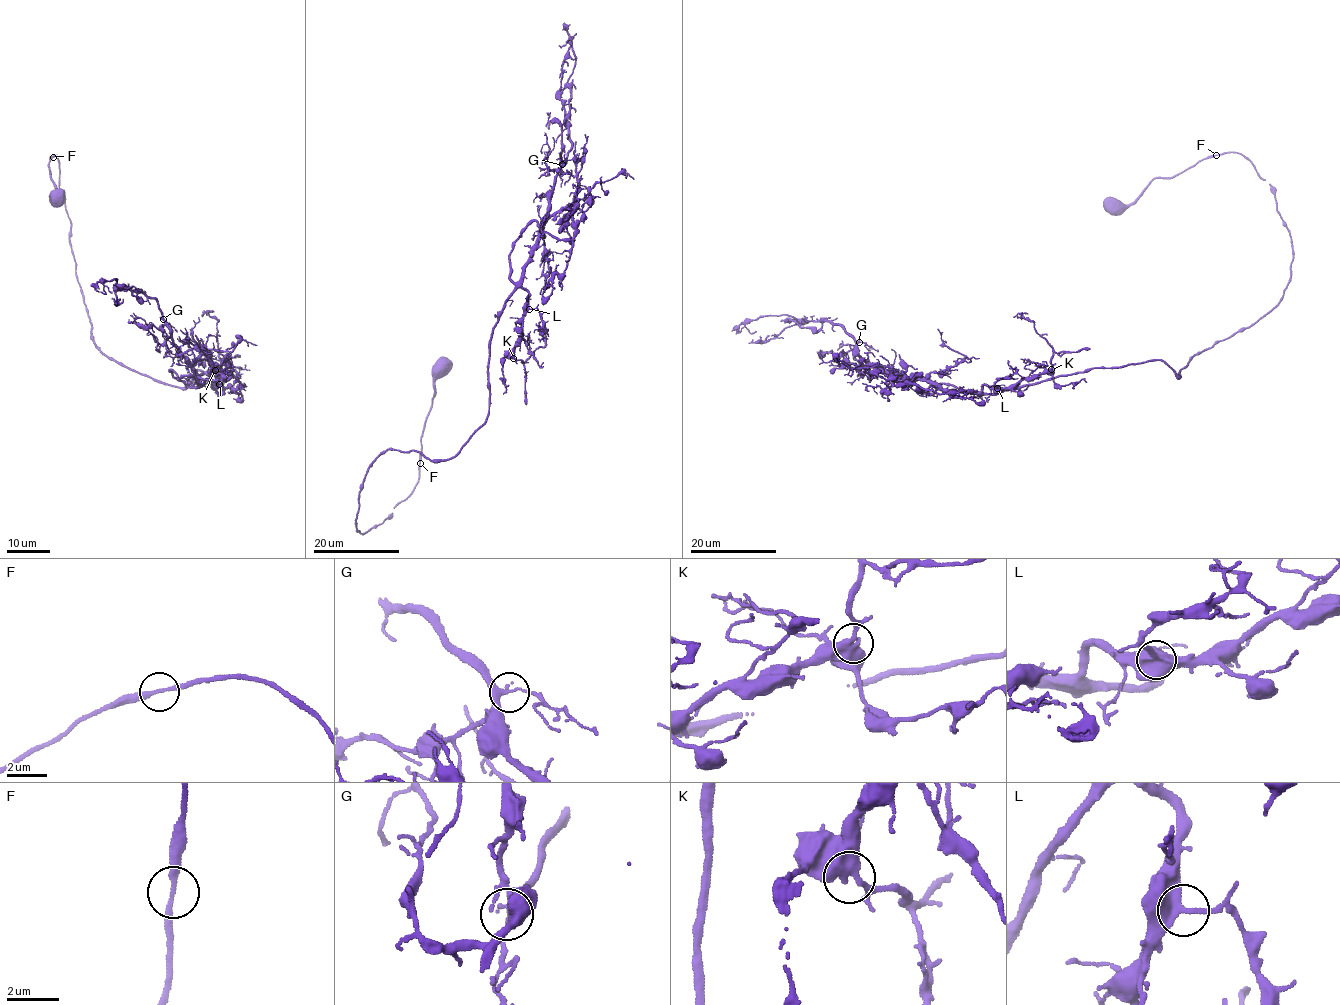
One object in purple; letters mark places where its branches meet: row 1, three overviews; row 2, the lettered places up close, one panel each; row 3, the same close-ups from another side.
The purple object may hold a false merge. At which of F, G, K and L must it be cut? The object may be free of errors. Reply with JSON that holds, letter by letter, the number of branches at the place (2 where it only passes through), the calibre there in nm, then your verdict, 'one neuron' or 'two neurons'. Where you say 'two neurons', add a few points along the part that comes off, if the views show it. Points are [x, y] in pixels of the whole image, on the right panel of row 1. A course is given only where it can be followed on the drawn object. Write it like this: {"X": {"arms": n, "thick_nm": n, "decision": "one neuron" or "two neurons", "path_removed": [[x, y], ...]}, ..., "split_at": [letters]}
{"F": {"arms": 2, "thick_nm": 200, "decision": "one neuron"}, "G": {"arms": 3, "thick_nm": 240, "decision": "one neuron"}, "K": {"arms": 2, "thick_nm": 500, "decision": "one neuron"}, "L": {"arms": 2, "thick_nm": 440, "decision": "one neuron"}, "split_at": []}

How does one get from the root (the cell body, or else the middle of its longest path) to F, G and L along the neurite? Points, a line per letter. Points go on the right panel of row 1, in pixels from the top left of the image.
F: (1113, 205), (1114, 209), (1121, 209), (1155, 178), (1172, 177), (1216, 155)
G: (1113, 205), (1242, 154), (1291, 237), (1282, 301), (1179, 377), (1148, 360), (959, 392), (890, 376), (859, 342)
L: (1113, 205), (1155, 178), (1242, 154), (1291, 237), (1282, 301), (1179, 377), (1148, 360), (997, 388)

